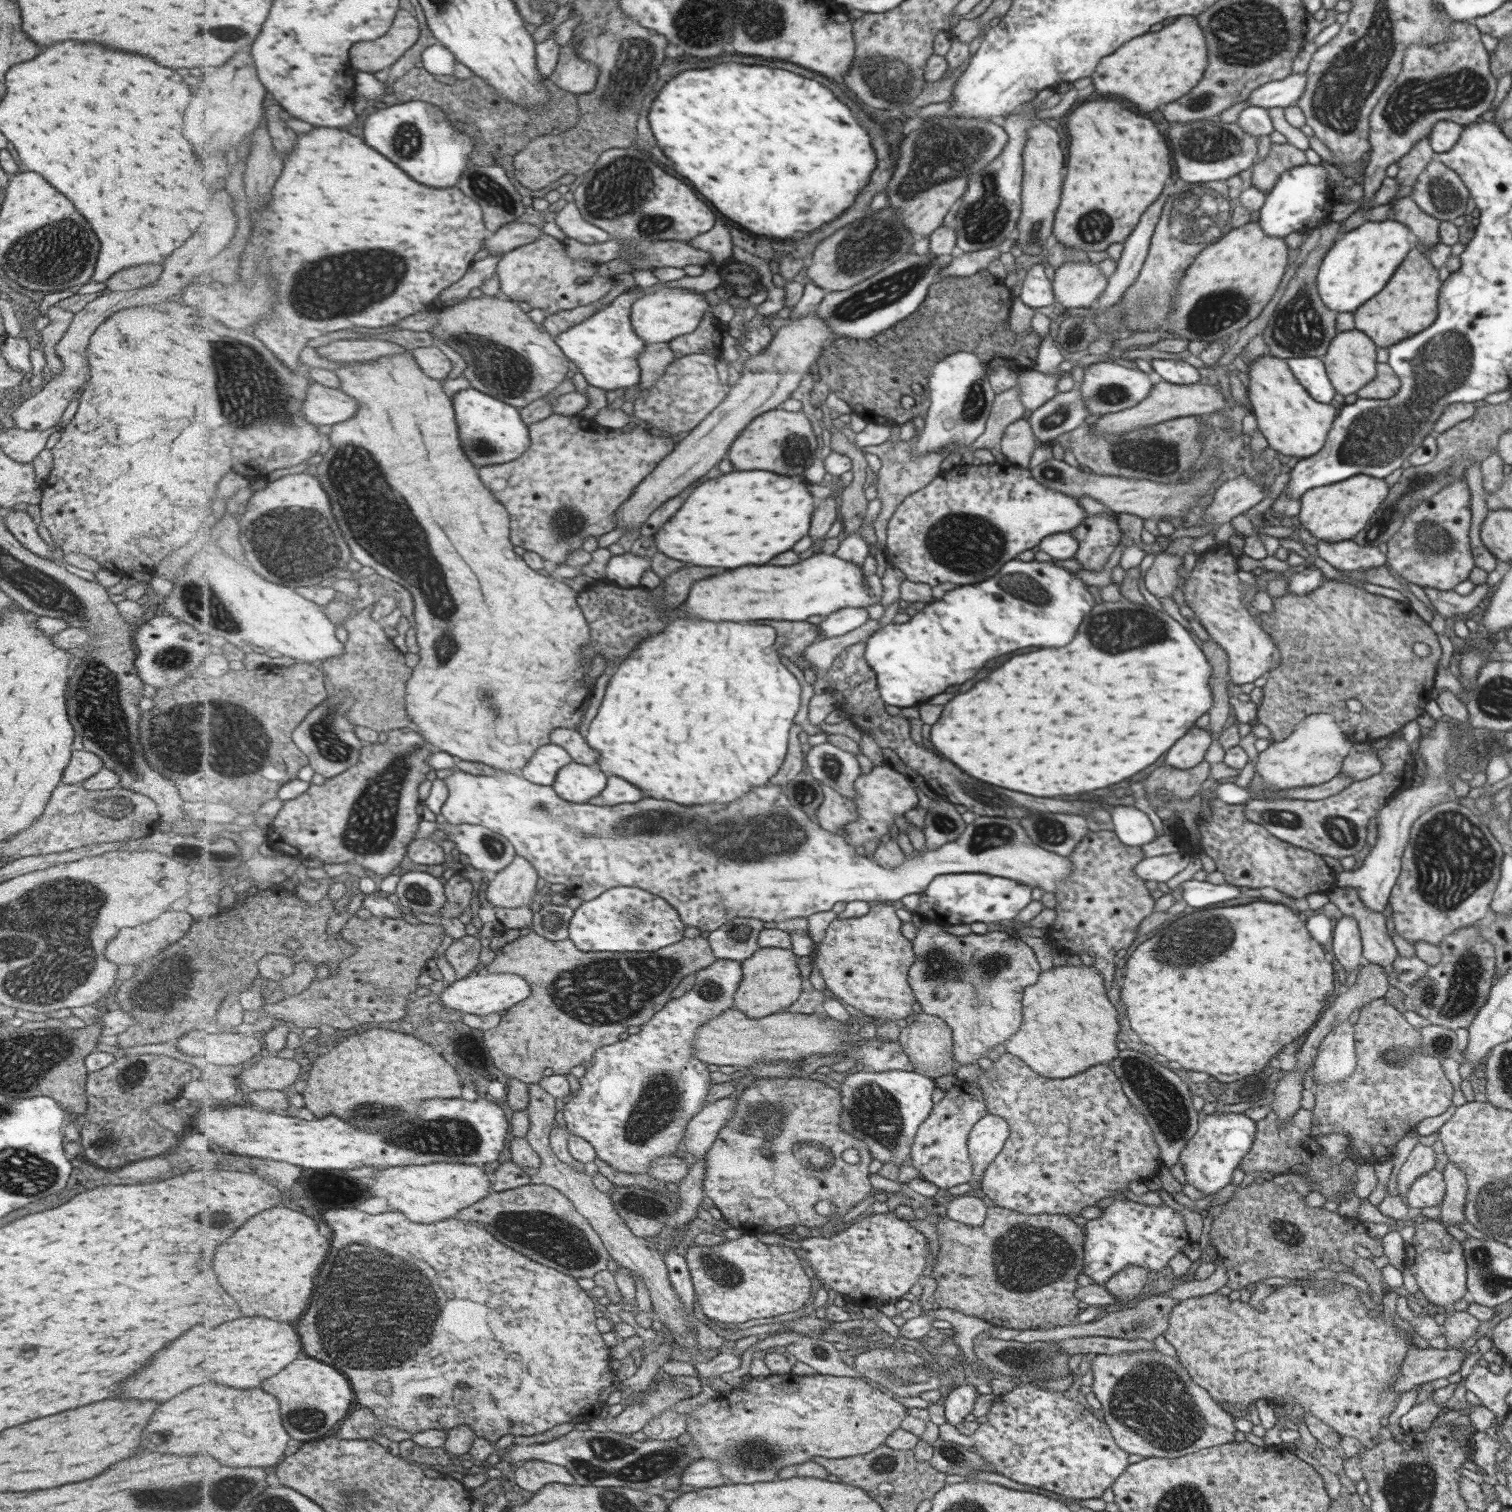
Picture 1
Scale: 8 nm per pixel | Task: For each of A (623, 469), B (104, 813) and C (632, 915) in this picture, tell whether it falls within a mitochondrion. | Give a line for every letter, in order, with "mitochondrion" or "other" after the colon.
A: other
B: mitochondrion
C: mitochondrion

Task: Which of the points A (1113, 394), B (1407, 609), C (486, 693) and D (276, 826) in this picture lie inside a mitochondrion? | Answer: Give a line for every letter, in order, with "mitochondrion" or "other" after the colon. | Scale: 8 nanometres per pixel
A: mitochondrion
B: other
C: mitochondrion
D: other

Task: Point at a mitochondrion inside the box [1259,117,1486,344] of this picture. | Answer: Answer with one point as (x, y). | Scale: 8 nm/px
(1444, 196)

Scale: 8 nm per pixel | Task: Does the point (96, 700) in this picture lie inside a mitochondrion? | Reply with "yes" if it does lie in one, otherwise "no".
yes

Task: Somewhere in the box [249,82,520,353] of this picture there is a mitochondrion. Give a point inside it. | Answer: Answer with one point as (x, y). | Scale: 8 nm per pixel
(372, 276)

